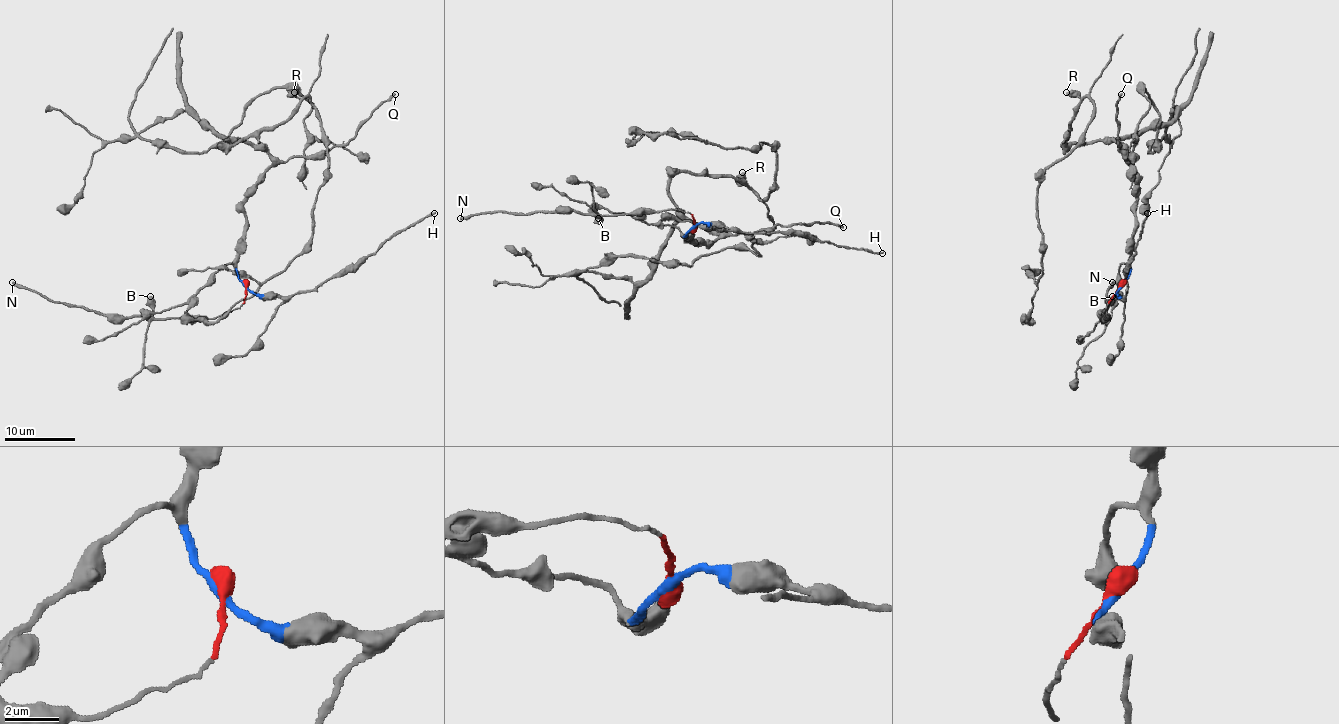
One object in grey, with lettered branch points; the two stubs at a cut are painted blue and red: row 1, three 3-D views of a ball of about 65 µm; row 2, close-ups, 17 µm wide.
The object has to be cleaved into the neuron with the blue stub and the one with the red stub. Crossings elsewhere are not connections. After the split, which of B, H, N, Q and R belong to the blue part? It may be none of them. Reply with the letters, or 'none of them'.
H, Q, R

